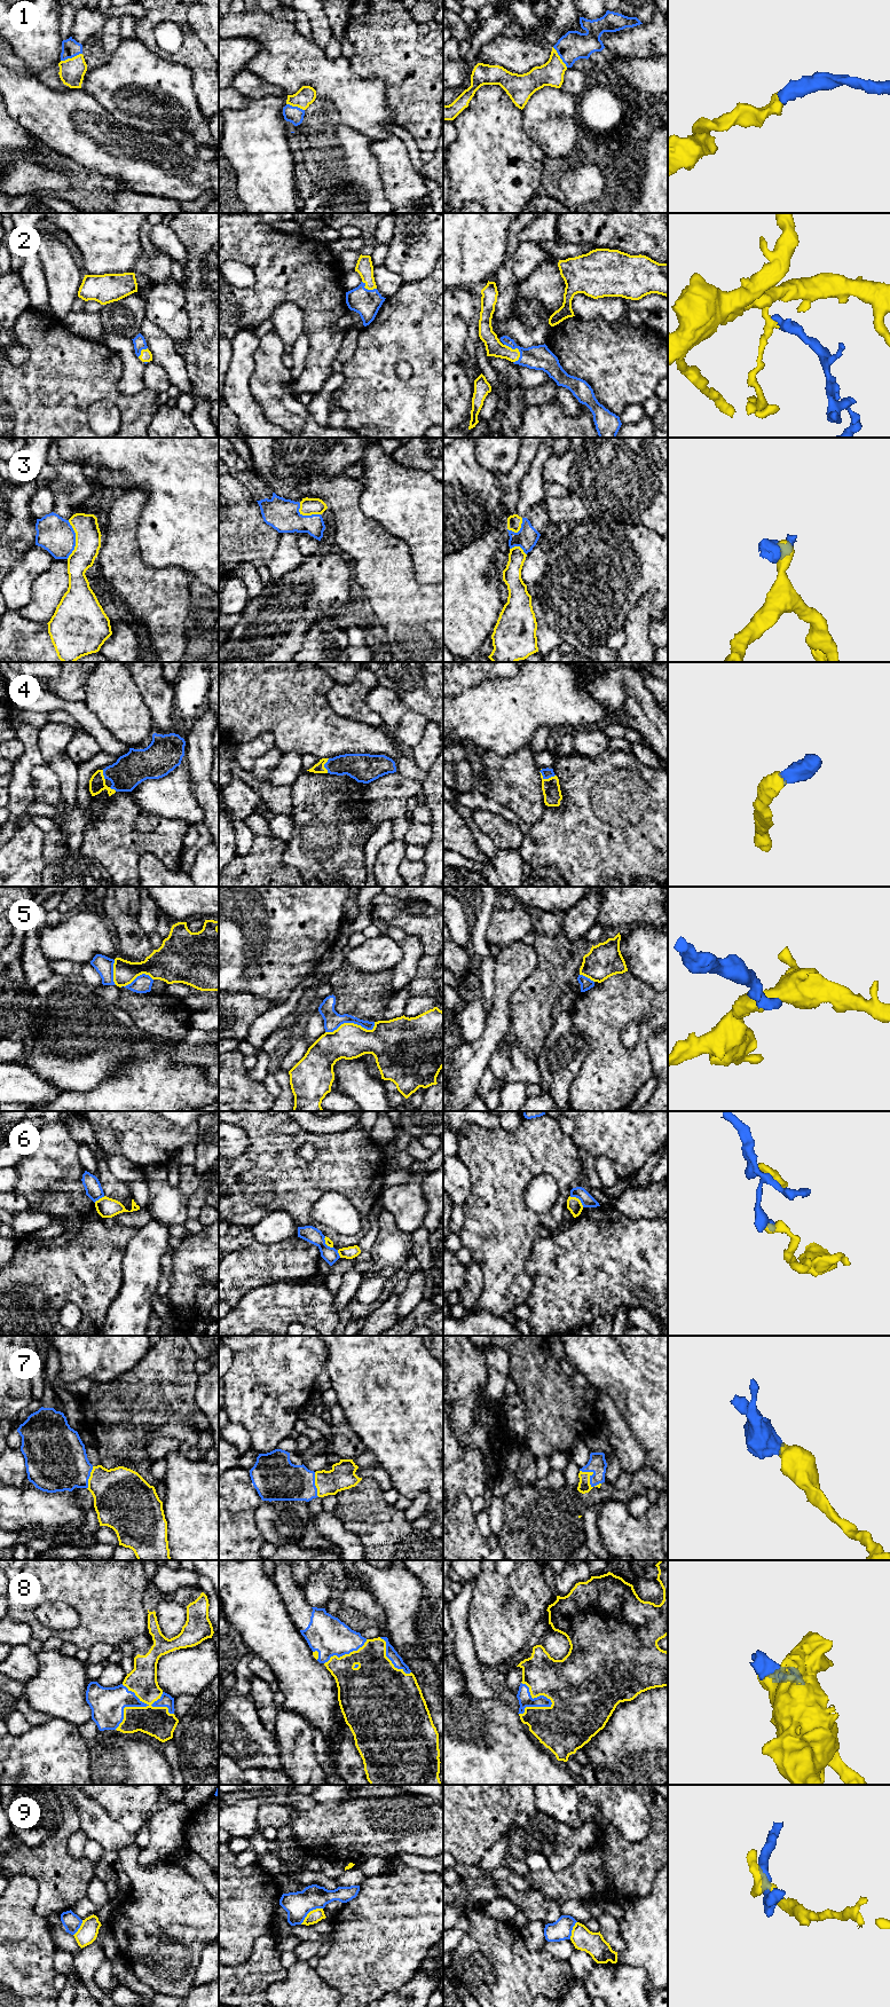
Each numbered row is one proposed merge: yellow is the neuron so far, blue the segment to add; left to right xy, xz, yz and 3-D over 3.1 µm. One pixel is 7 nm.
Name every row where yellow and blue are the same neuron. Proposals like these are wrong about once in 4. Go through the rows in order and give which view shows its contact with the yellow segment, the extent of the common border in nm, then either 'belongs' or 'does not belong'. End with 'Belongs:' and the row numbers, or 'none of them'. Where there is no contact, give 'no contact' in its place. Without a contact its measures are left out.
1: meets yellow in xy; contact 160 nm long; belongs
2: meets yellow in yz; contact 160 nm long; belongs
3: meets yellow in xy; contact 280 nm long; does not belong
4: meets yellow in yz; contact 120 nm long; belongs
5: meets yellow in xz; contact 360 nm long; does not belong
6: meets yellow in yz; contact 130 nm long; does not belong
7: meets yellow in yz; contact 180 nm long; belongs
8: meets yellow in xy; contact 420 nm long; belongs
9: meets yellow in xz; contact 200 nm long; does not belong
Belongs: 1, 2, 4, 7, 8

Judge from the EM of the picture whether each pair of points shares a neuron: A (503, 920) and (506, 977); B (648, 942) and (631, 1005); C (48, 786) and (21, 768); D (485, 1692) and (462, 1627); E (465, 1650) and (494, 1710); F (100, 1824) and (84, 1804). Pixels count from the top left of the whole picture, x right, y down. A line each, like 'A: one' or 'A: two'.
A: two
B: two
C: two
D: one
E: two
F: one

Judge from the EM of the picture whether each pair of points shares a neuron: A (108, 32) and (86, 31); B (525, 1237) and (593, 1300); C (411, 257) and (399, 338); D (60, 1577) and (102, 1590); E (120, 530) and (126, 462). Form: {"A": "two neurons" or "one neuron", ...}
{"A": "two neurons", "B": "two neurons", "C": "two neurons", "D": "one neuron", "E": "two neurons"}

